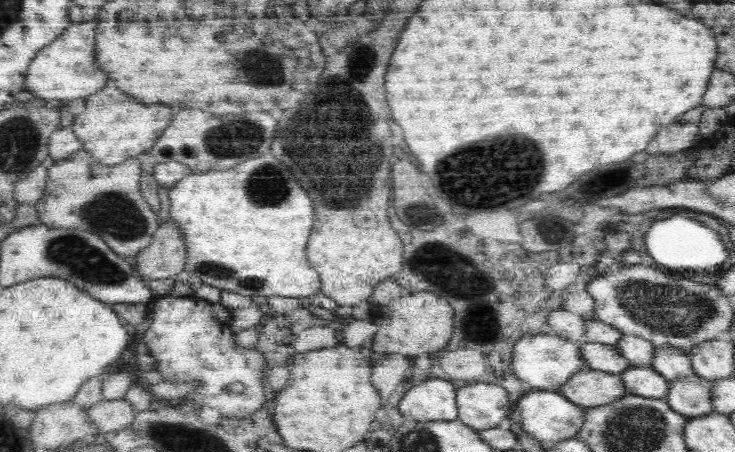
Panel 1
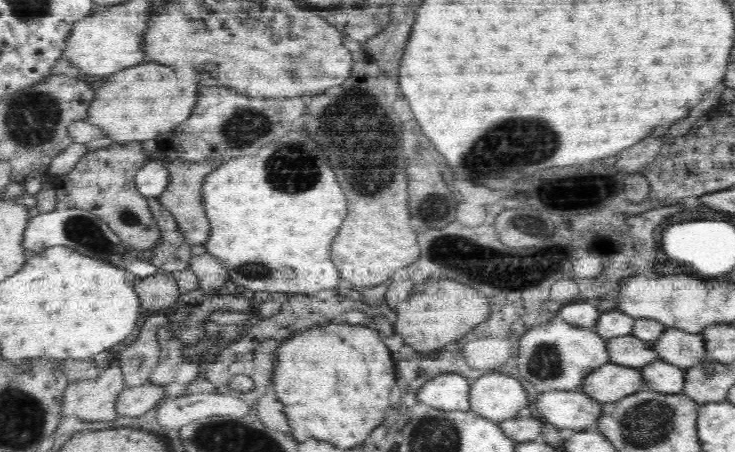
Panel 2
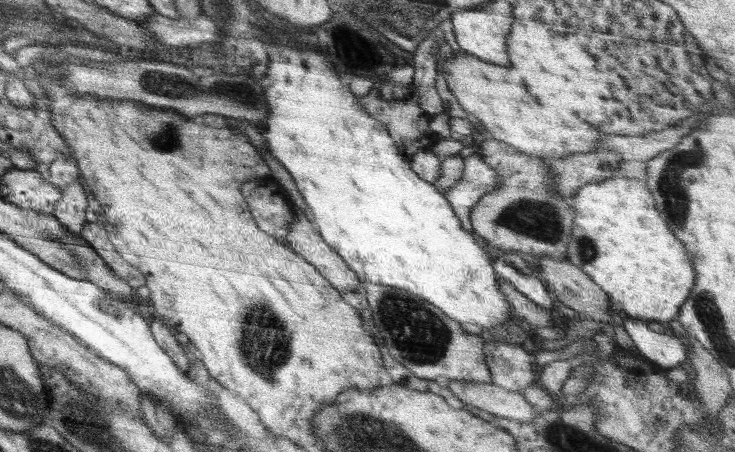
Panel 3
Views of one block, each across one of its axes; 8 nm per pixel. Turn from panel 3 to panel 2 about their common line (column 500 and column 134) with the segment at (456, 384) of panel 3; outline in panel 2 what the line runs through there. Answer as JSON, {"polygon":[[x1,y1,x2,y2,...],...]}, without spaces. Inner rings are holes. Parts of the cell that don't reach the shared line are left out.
{"polygon":[[147,381,134,388,124,388,116,399,116,413,118,417,140,417,158,407,164,396,161,384]]}

